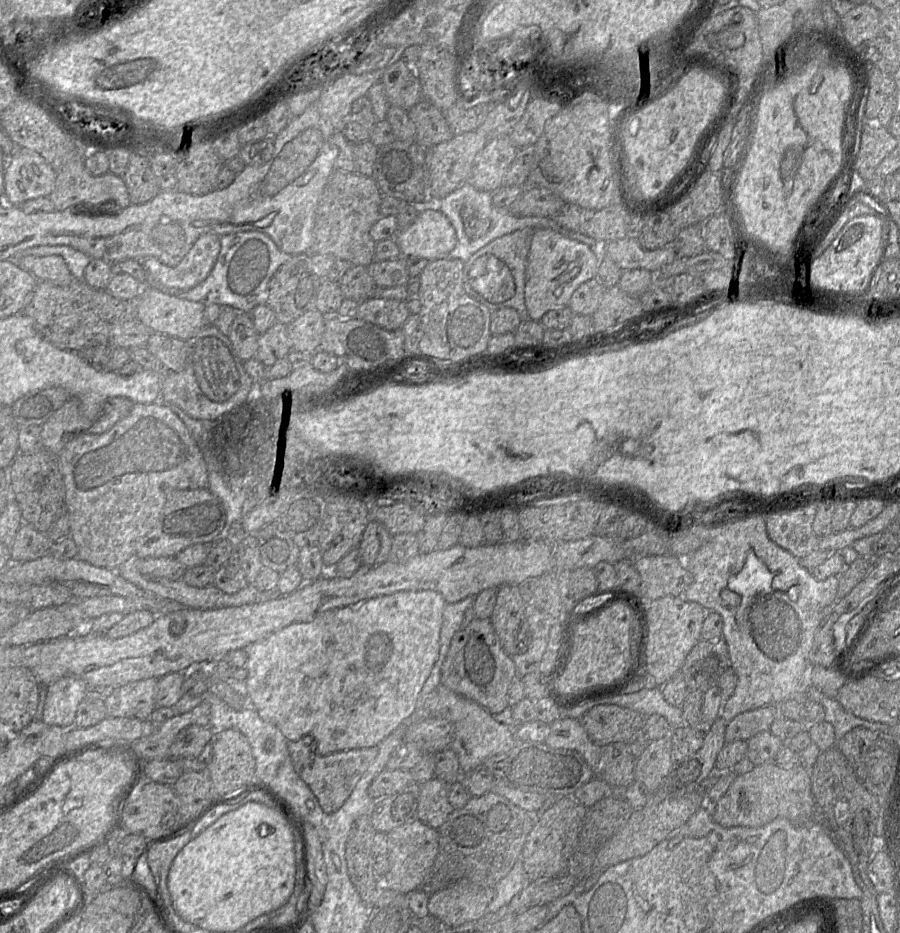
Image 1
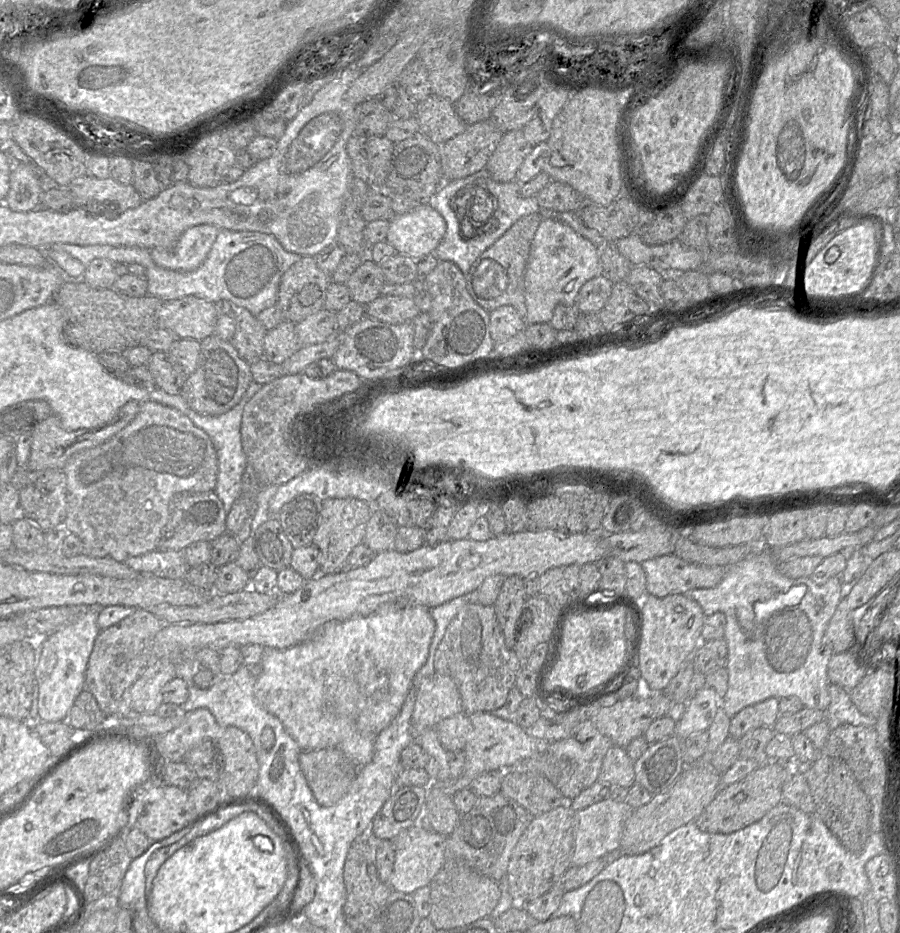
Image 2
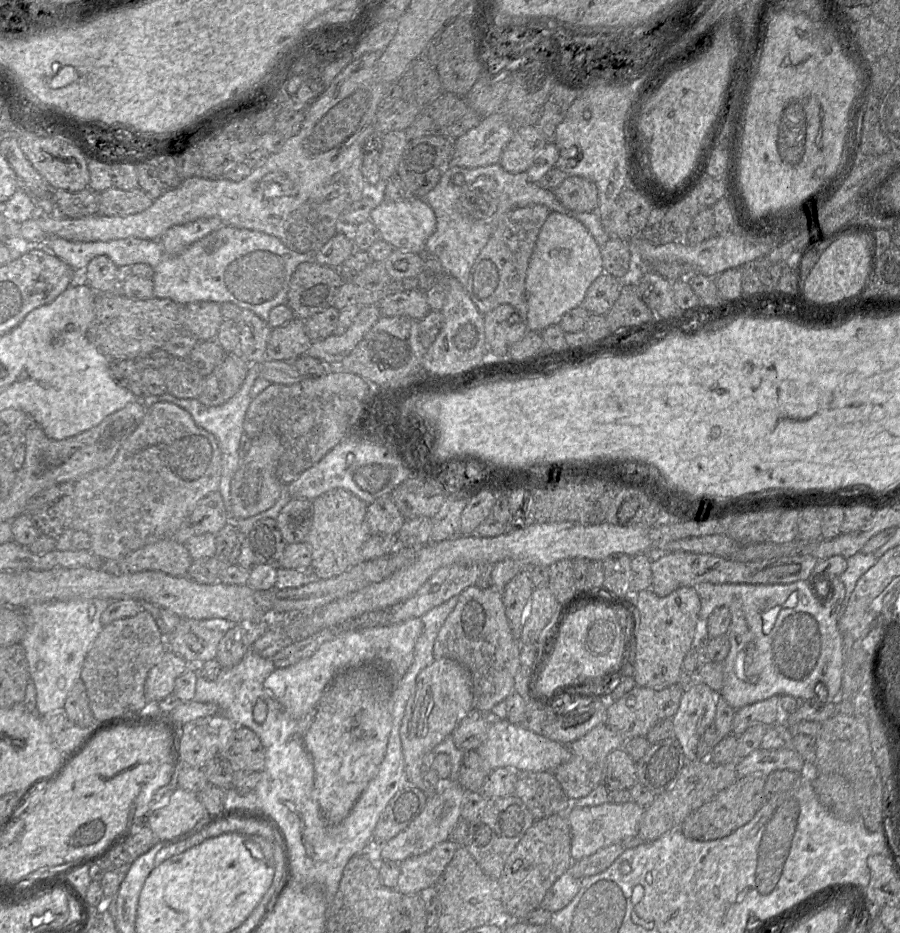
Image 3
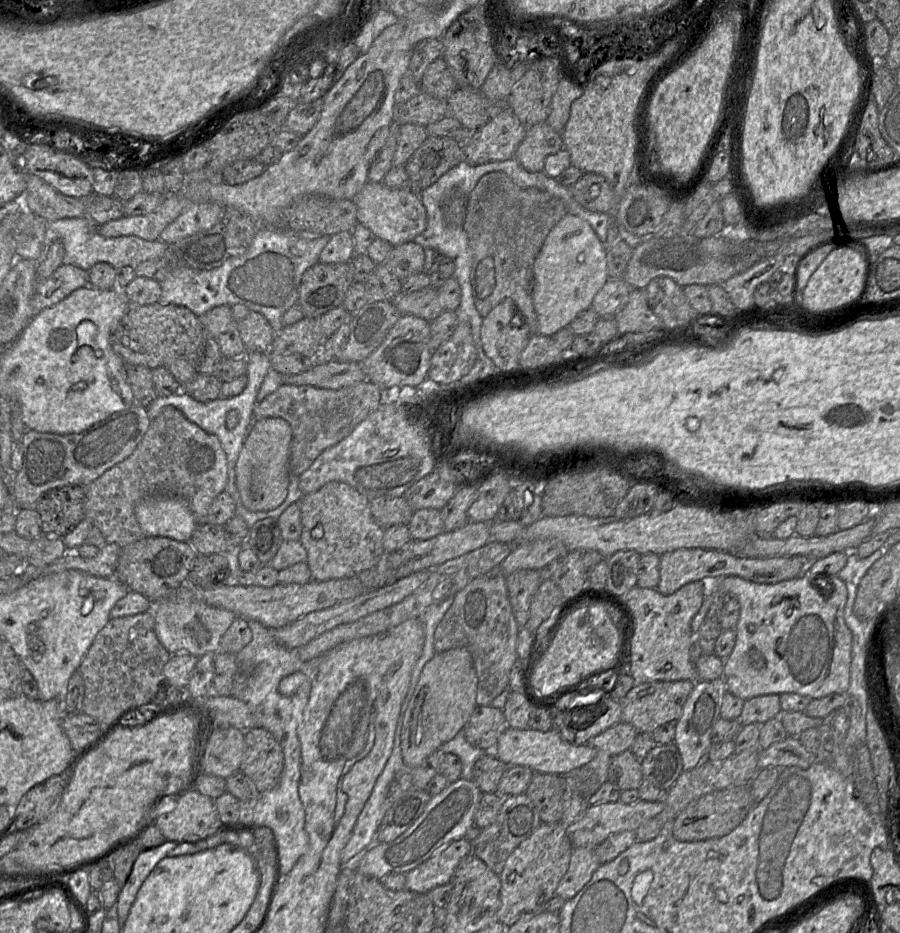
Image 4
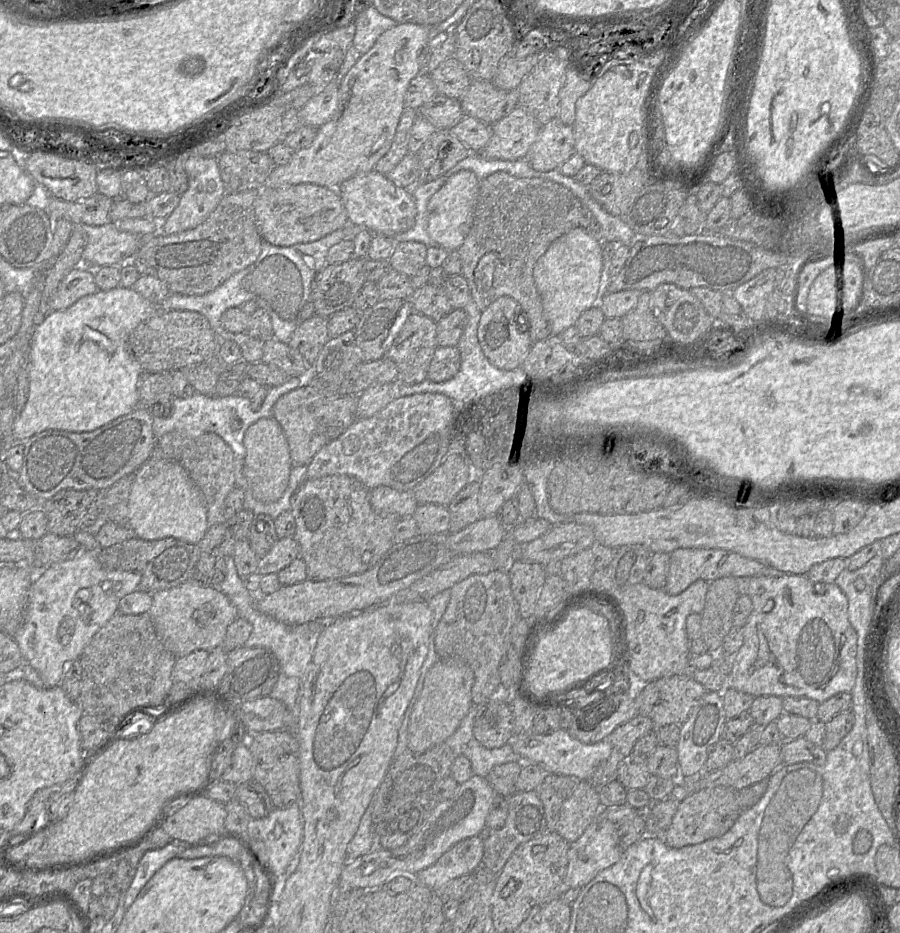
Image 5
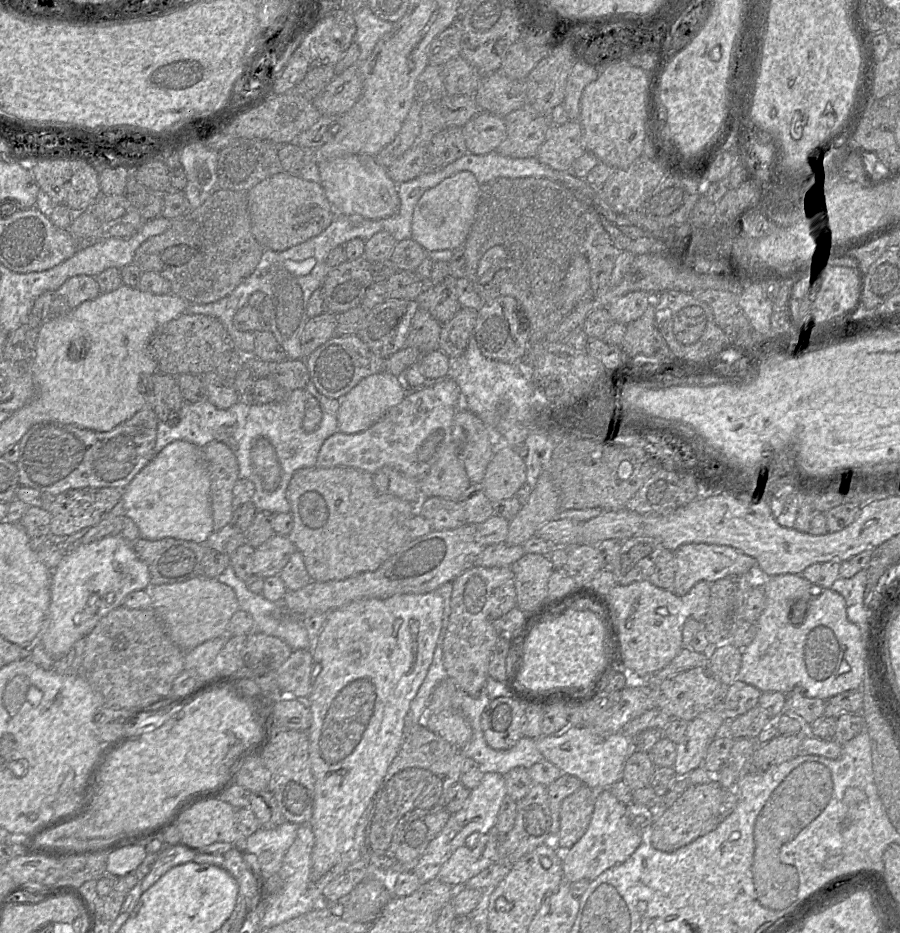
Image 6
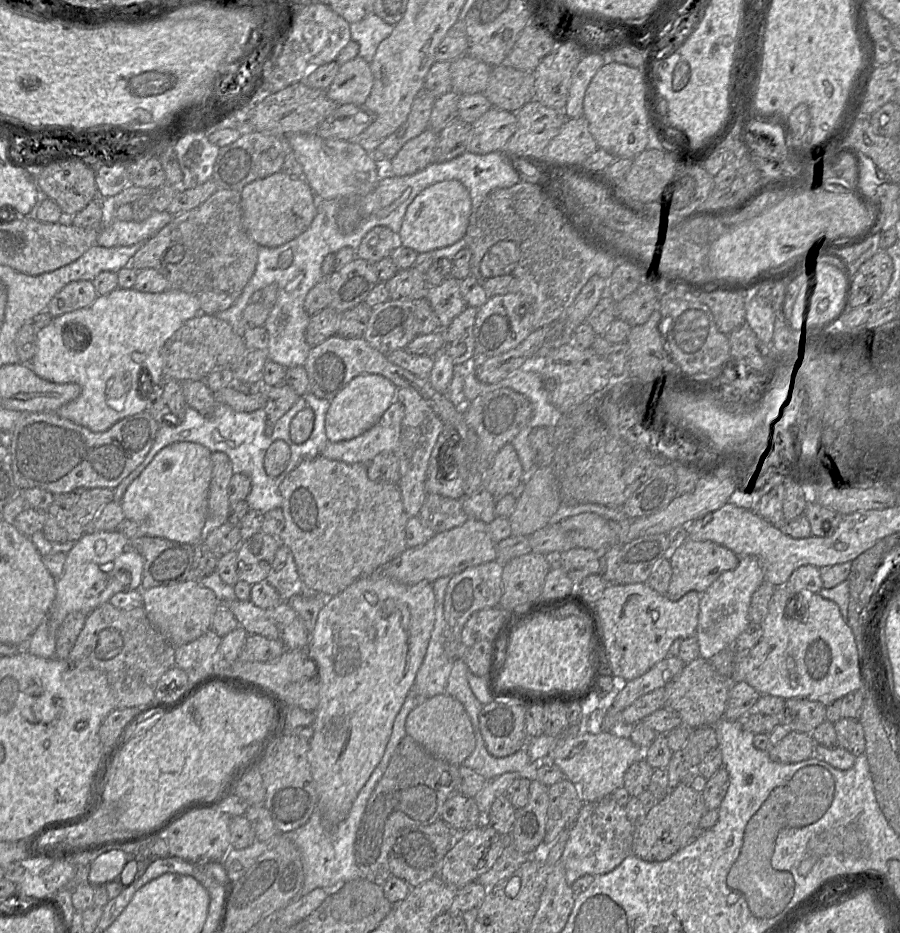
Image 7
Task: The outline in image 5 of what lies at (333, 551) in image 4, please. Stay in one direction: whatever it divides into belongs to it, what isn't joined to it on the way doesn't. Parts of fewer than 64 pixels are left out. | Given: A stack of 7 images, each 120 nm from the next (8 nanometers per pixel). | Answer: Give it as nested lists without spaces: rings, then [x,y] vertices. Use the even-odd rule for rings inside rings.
[[[348,475],[306,479],[291,496],[291,511],[296,523],[293,538],[299,545],[300,558],[306,564],[307,579],[311,581],[346,577],[373,568],[393,546],[394,529],[401,519],[395,514],[376,512],[370,504],[370,490]]]

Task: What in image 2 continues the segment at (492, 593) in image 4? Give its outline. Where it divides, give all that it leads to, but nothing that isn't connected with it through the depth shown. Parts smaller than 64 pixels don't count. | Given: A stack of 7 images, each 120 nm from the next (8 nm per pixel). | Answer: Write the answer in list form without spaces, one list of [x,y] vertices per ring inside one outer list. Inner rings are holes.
[[[470,600],[448,625],[434,657],[435,671],[449,676],[456,683],[463,712],[474,714],[492,712],[504,706],[509,691],[515,686],[517,675],[524,666],[513,649],[505,644],[505,639],[493,606],[484,606],[476,600]]]

